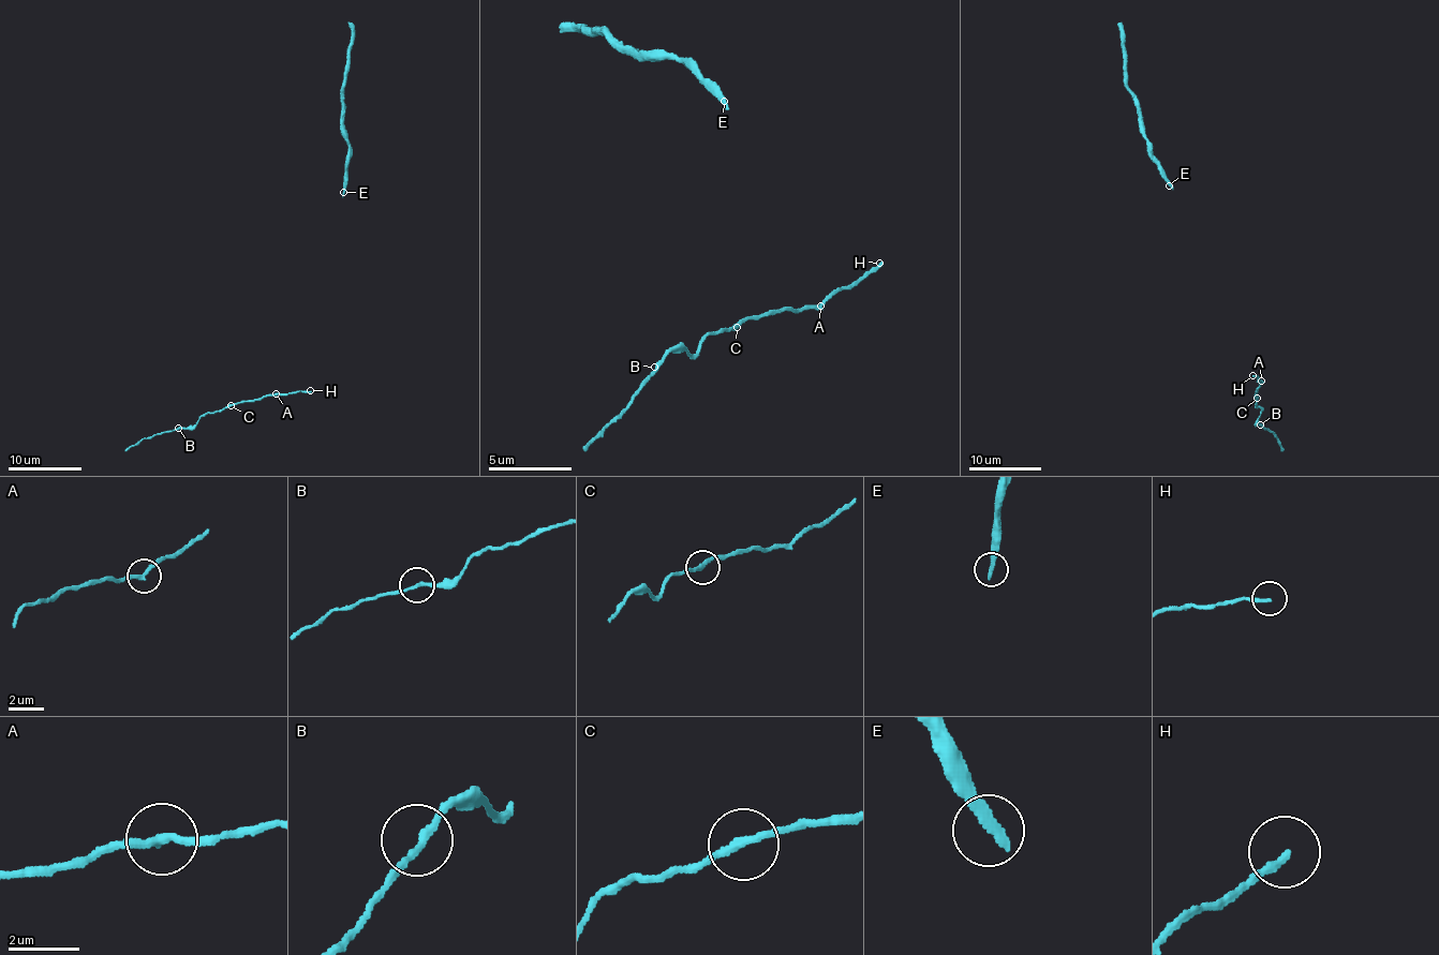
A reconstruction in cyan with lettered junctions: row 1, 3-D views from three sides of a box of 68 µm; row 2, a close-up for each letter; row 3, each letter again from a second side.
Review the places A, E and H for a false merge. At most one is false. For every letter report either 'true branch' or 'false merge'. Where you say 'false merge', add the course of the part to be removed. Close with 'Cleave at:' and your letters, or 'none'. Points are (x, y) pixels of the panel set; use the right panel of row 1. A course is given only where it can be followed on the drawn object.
A: true branch
E: true branch
H: true branch
Cleave at: none

